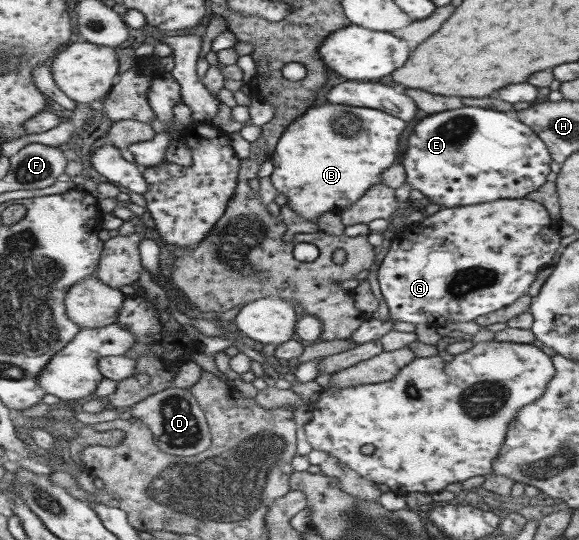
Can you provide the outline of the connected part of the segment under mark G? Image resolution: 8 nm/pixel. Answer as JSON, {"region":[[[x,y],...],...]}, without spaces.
{"region":[[[528,197],[440,208],[437,213],[425,216],[423,221],[403,227],[391,239],[377,269],[379,290],[385,300],[389,320],[370,318],[350,339],[357,343],[355,346],[380,340],[396,322],[427,324],[430,327],[432,322],[428,320],[436,320],[438,327],[446,322],[472,322],[479,316],[514,304],[529,292],[540,272],[553,262],[552,256],[560,246],[560,238],[558,226],[547,206]]]}

